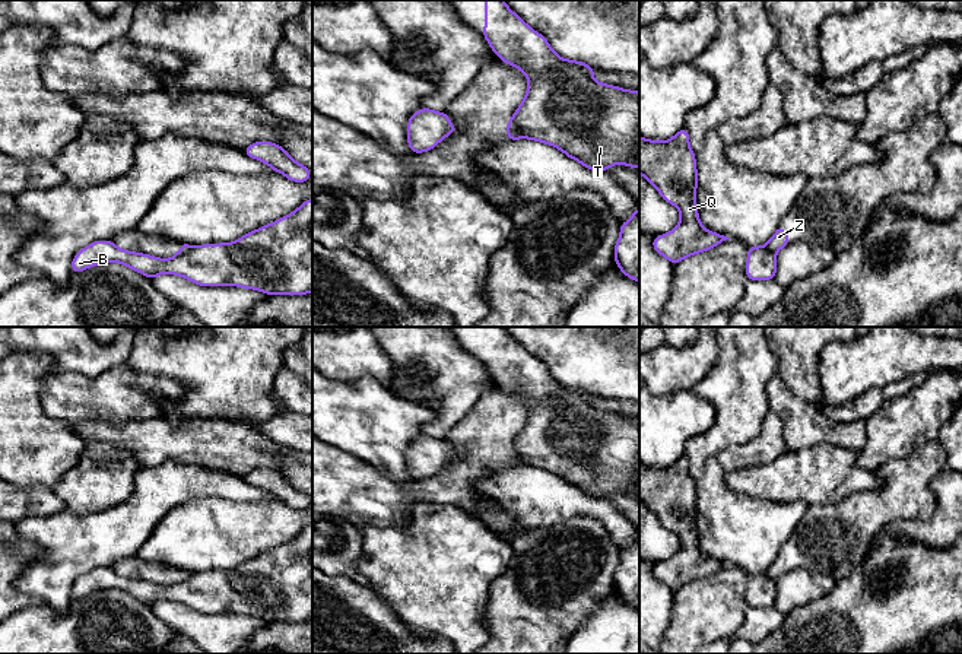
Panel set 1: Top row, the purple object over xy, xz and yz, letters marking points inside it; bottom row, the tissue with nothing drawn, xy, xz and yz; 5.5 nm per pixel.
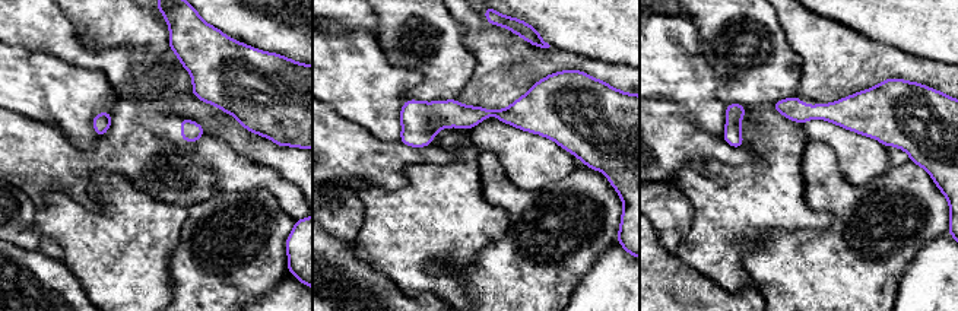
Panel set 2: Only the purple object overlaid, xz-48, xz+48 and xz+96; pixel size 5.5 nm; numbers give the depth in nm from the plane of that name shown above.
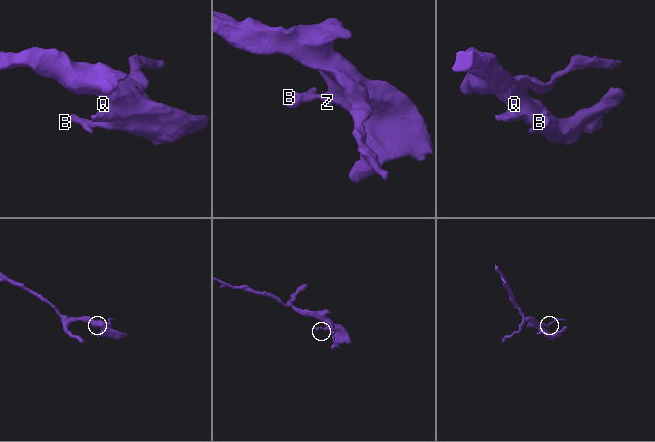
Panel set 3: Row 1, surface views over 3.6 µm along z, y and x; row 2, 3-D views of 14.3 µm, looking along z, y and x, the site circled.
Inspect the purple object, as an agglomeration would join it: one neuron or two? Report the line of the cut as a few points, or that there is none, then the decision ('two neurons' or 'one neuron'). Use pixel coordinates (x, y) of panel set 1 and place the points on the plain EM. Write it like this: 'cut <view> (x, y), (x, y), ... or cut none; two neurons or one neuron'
cut xz (513, 444), (517, 456), (524, 463); two neurons

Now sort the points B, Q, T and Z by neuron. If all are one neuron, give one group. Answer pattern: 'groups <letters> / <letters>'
groups B Q T / Z

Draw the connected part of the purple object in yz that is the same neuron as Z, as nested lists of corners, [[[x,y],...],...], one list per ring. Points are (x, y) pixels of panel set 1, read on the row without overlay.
[[[780,550],[774,563],[763,572],[765,577],[777,580],[782,574],[788,572],[788,559],[782,556],[782,550]]]

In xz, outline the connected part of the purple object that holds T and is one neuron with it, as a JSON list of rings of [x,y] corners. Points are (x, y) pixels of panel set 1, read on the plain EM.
[[[485,327],[482,362],[504,390],[518,394],[528,406],[526,425],[512,442],[526,466],[555,473],[596,499],[604,499],[616,490],[639,495],[639,418],[596,409],[596,396],[559,384],[547,366],[502,327]]]

